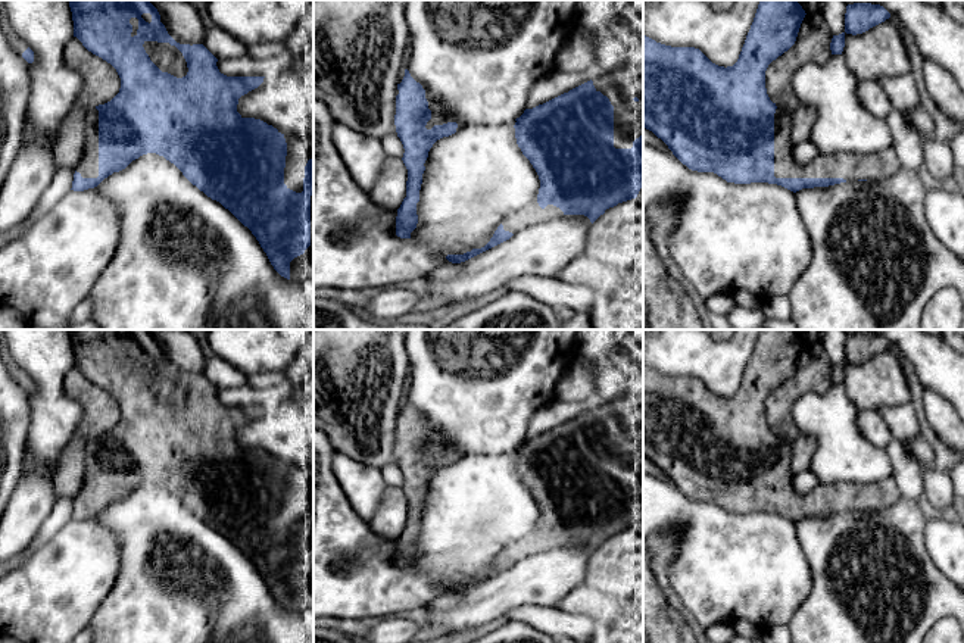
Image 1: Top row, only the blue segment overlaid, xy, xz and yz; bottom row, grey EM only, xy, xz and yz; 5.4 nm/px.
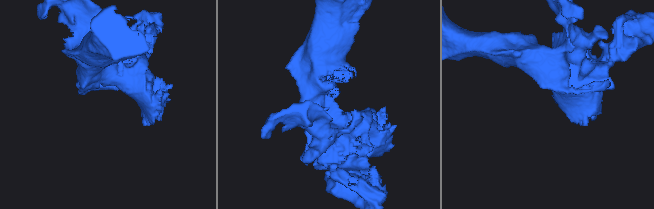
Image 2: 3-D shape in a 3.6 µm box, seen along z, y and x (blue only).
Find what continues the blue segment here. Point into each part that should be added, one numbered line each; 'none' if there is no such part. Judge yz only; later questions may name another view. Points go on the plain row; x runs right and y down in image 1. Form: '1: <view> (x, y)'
1: yz (879, 495)

